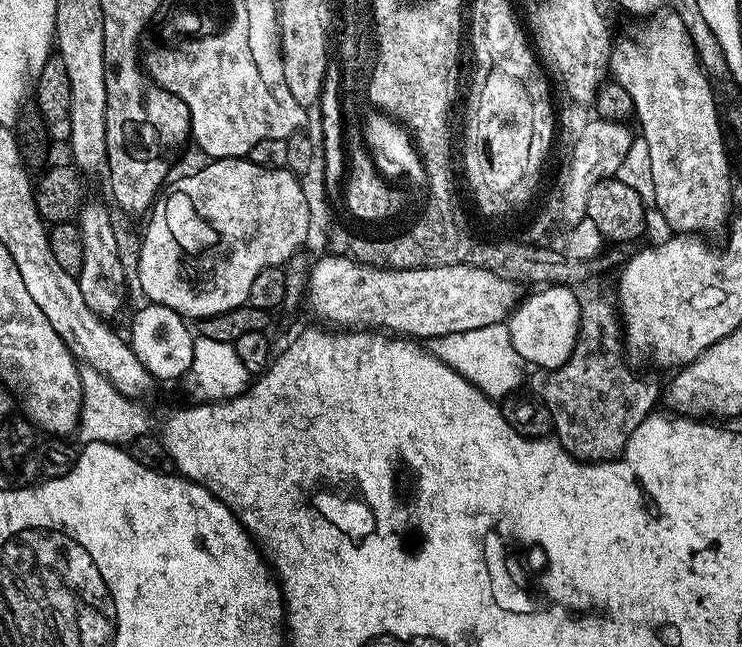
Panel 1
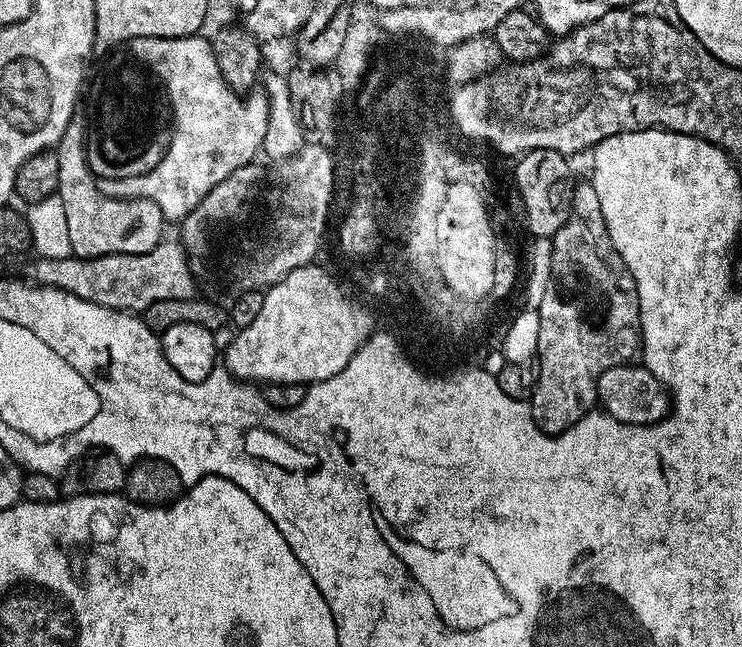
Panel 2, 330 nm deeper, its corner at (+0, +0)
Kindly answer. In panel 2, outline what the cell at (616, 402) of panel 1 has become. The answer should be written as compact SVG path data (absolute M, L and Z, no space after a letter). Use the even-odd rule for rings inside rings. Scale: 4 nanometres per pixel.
M590 182L577 183L573 190L572 215L557 233L552 235L553 262L550 269L549 288L538 309L540 323L536 388L530 397L532 422L540 431L549 434L565 432L581 420L587 412L597 407L598 378L619 364L637 359L642 348L640 335L640 307L638 290L626 262L614 250L610 234L606 230L606 218L602 218L602 202L598 190Z

